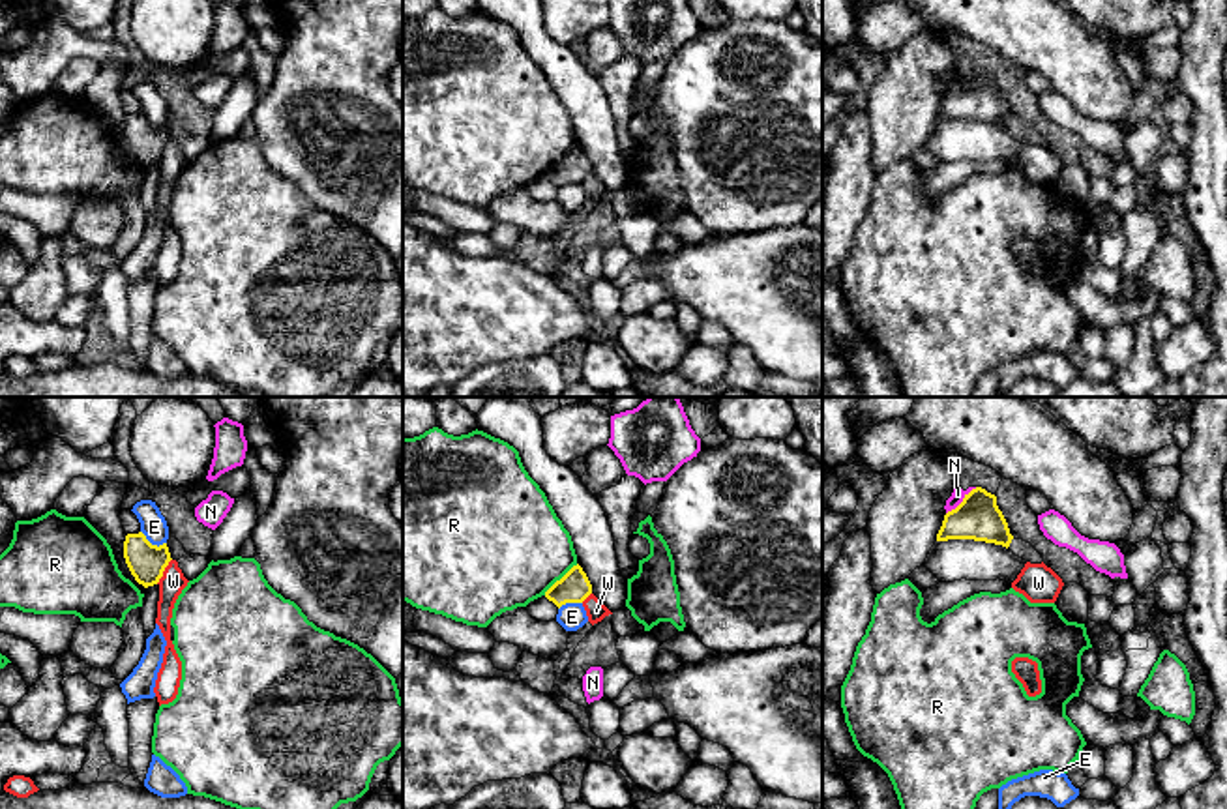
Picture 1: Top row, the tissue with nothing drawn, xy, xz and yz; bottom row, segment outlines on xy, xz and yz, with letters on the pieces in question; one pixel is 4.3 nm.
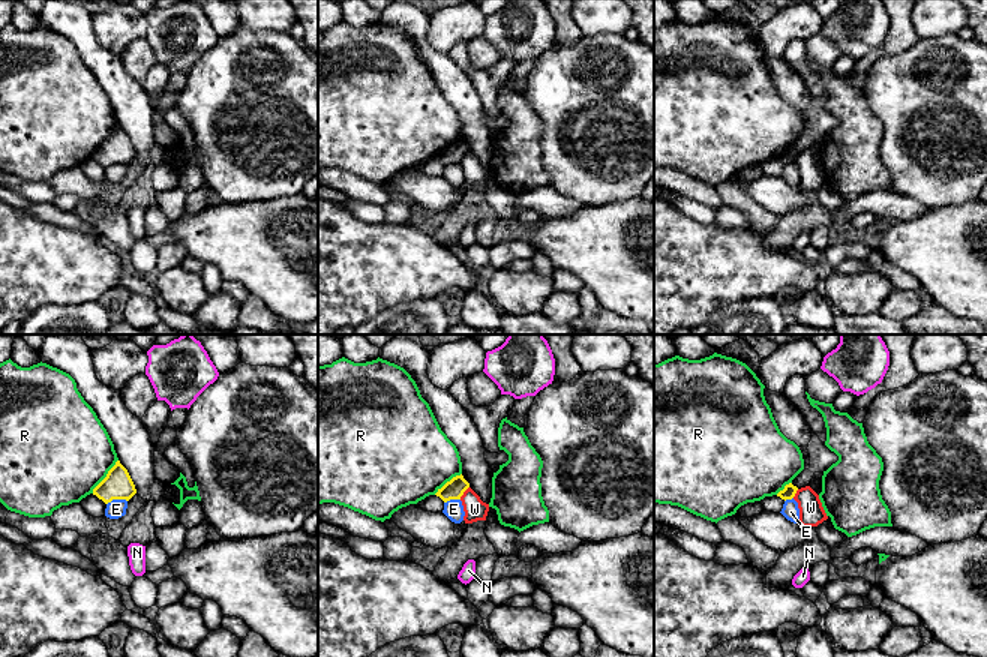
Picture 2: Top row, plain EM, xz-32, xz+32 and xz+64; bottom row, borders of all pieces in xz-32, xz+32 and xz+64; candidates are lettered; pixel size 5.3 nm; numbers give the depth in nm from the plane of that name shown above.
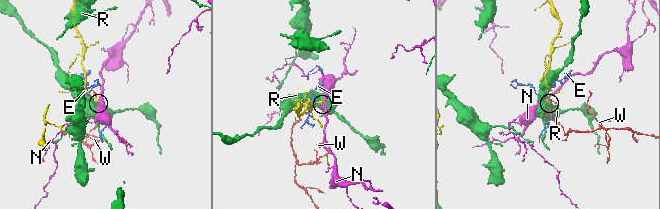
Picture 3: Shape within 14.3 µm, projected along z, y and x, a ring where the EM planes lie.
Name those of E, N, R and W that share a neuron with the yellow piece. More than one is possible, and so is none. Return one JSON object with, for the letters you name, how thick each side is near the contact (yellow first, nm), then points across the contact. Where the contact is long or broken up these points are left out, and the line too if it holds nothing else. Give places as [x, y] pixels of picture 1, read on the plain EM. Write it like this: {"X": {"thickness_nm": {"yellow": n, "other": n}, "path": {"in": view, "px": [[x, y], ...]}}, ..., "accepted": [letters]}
{"accepted": []}

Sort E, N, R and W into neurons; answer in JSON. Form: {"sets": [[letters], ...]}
{"sets": [["E"], ["N"], ["R"], ["W"]]}

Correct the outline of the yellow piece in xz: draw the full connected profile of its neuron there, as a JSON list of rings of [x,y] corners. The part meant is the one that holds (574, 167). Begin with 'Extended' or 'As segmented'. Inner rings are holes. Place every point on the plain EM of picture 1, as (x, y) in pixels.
As segmented. [[[577,144],[545,172],[545,178],[560,189],[566,184],[583,184],[590,174],[592,165]]]

